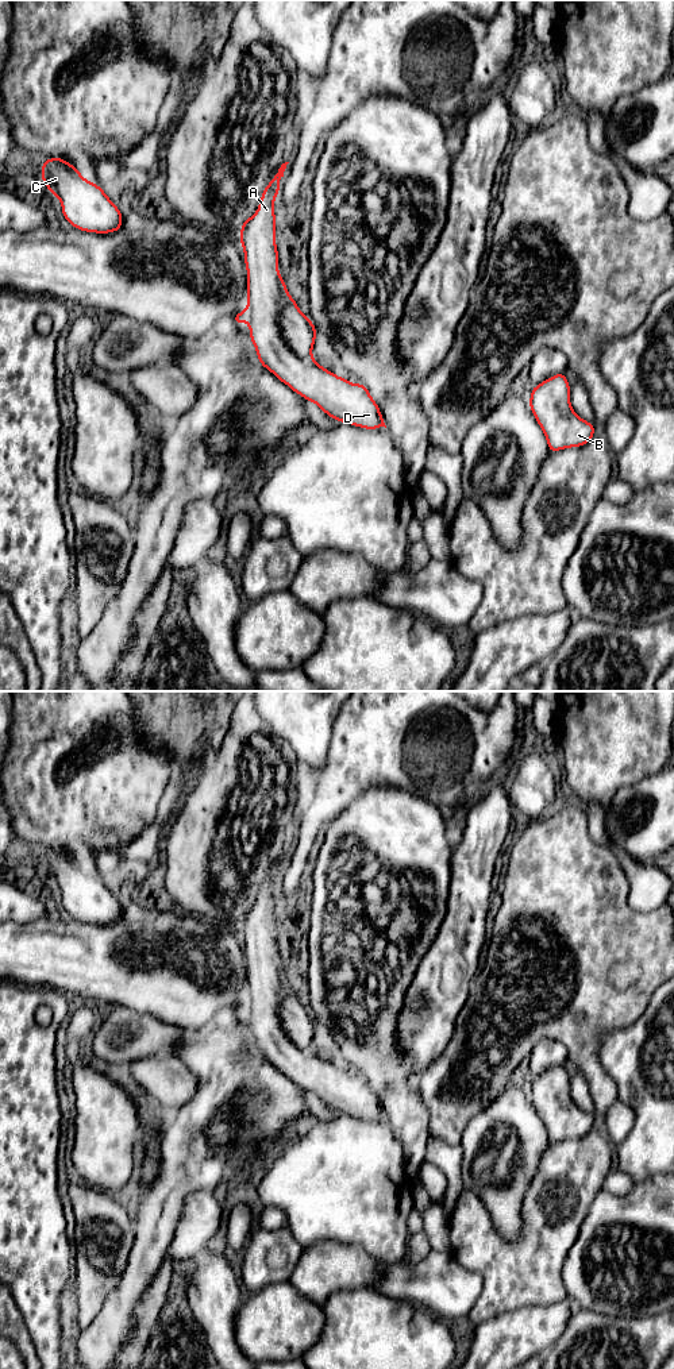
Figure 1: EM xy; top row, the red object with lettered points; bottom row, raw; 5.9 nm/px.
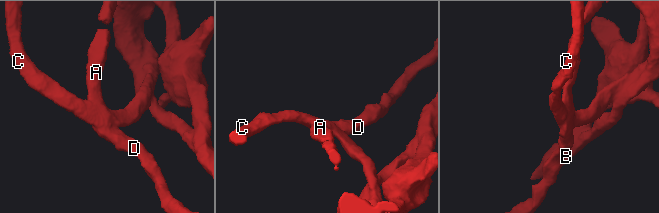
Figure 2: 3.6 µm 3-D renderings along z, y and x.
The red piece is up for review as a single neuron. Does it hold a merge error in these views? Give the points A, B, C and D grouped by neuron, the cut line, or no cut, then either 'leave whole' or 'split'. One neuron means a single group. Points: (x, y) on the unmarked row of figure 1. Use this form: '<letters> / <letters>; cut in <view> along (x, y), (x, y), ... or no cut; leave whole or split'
A B C D; no cut; leave whole

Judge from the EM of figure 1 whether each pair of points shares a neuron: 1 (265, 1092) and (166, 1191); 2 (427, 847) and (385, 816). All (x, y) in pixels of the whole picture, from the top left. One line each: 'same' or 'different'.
1: same
2: same

